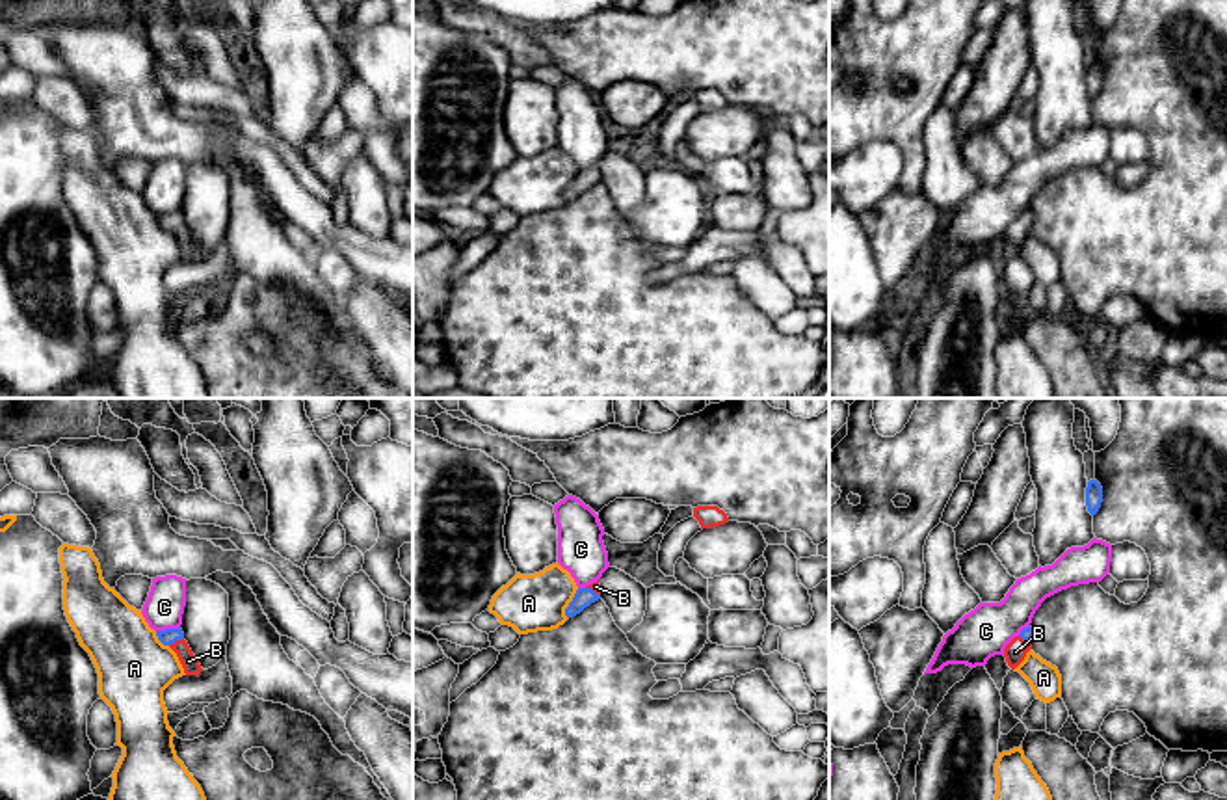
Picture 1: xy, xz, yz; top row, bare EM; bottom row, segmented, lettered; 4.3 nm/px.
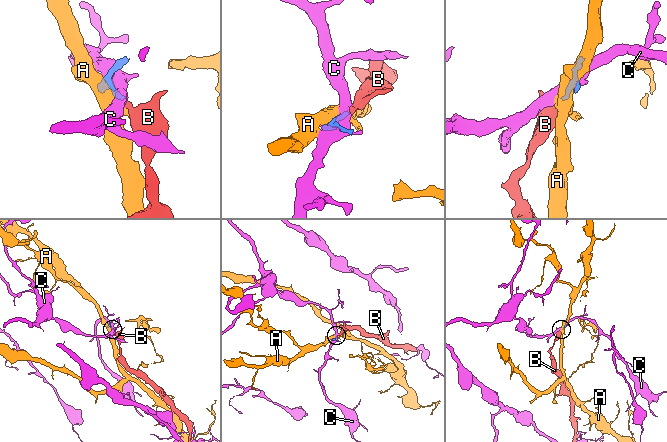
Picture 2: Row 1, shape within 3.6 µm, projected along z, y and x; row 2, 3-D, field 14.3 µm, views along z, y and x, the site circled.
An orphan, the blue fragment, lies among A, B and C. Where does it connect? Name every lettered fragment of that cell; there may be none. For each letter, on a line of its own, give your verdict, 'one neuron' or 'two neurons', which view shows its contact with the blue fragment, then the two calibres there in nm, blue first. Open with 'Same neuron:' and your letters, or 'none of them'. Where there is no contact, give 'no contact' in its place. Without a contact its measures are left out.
Same neuron: B
A: two neurons; meets blue in xz; 80 nm thick on the blue side, 260 nm on the other
B: one neuron; meets blue in xy; 70 nm thick on the blue side, 70 nm on the other
C: two neurons; meets blue in xy; 70 nm thick on the blue side, 170 nm on the other

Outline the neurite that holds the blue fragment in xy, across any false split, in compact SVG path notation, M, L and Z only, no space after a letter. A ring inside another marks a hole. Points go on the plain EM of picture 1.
M180 210L156 214L156 220L164 229L169 229L177 236L186 259L199 259L203 255L197 240L191 236L188 225L184 223Z

